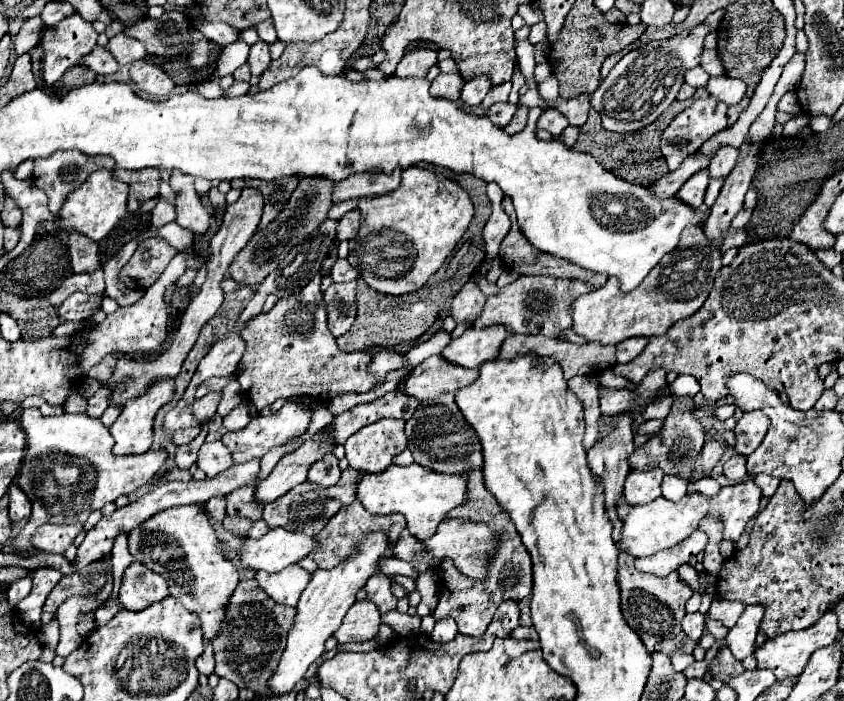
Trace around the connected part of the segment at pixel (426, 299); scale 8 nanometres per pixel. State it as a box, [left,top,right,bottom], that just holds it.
[337,177,491,353]

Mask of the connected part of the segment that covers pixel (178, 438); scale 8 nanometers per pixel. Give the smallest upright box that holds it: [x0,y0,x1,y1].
[173,427,199,445]

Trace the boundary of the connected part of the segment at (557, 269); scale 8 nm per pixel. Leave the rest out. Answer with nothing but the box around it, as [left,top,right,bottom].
[499,197,605,289]

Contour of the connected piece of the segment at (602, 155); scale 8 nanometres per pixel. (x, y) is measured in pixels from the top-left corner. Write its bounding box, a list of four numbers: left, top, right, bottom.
[573,89,707,185]

